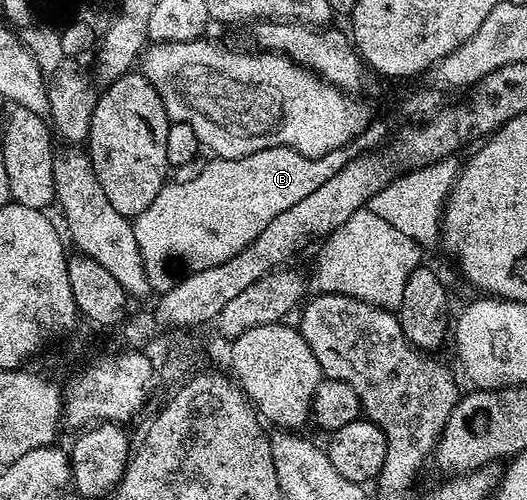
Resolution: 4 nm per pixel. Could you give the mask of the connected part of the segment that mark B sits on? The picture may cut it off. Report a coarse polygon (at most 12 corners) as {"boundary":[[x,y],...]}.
{"boundary":[[267,148],[209,159],[132,220],[149,285],[234,258],[343,168]]}

